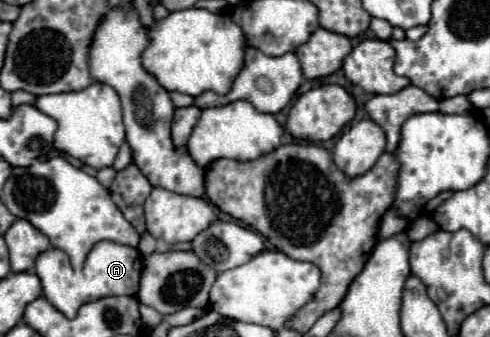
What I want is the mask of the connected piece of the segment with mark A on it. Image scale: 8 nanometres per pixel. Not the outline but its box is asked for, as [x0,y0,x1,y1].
[35,240,141,318]

